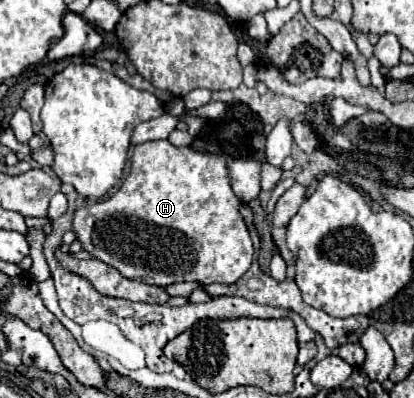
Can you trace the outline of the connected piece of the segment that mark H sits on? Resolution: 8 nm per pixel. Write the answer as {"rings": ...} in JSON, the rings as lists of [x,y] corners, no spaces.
{"rings":[[[168,139],[146,141],[142,145],[136,145],[134,153],[132,153],[132,171],[126,177],[126,181],[122,183],[122,187],[110,199],[98,201],[92,207],[78,209],[76,215],[74,215],[74,233],[76,233],[78,241],[82,243],[82,247],[92,257],[104,261],[106,265],[112,265],[114,269],[118,269],[128,279],[142,279],[144,283],[158,285],[158,287],[168,287],[168,285],[180,283],[180,281],[198,281],[198,283],[204,283],[204,285],[208,285],[208,283],[226,283],[226,285],[230,285],[230,283],[238,281],[250,269],[252,255],[254,255],[246,223],[244,223],[244,219],[238,211],[238,197],[232,193],[232,187],[230,187],[230,181],[228,181],[226,157],[224,155],[212,155],[212,153],[200,153],[200,151],[194,151],[192,147],[174,147]]]}

